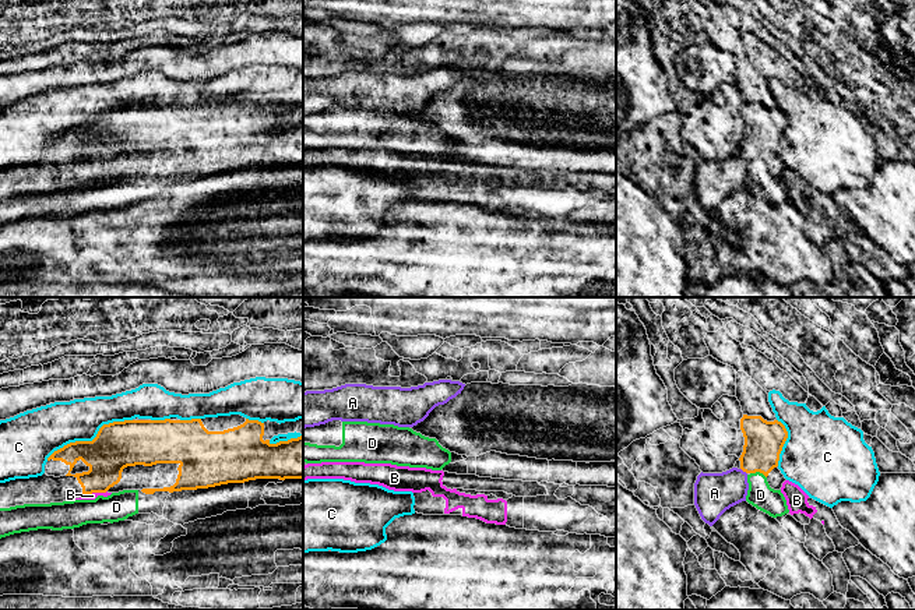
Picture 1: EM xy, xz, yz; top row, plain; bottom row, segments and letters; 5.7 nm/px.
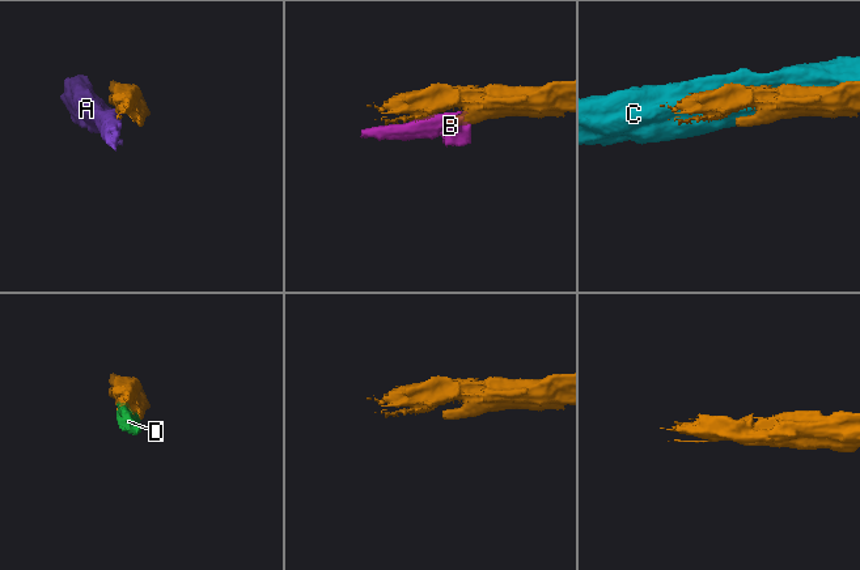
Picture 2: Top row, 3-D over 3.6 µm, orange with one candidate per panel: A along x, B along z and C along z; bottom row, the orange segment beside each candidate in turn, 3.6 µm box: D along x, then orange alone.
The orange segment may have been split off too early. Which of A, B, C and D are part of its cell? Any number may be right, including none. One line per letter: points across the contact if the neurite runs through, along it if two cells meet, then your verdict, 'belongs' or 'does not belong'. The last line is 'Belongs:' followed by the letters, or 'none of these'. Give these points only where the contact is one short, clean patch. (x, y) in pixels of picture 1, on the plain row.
A: along yz (741, 155), (746, 161) | does not belong
B: along xy (106, 177), (81, 183) | does not belong
C: does not belong
D: belongs
Belongs: D

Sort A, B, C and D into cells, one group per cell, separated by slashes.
A / B / C / D

